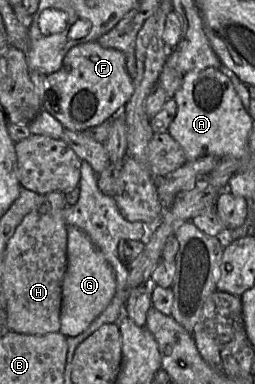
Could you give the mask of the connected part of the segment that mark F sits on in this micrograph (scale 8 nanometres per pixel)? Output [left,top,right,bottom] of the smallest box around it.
[43,40,134,131]

